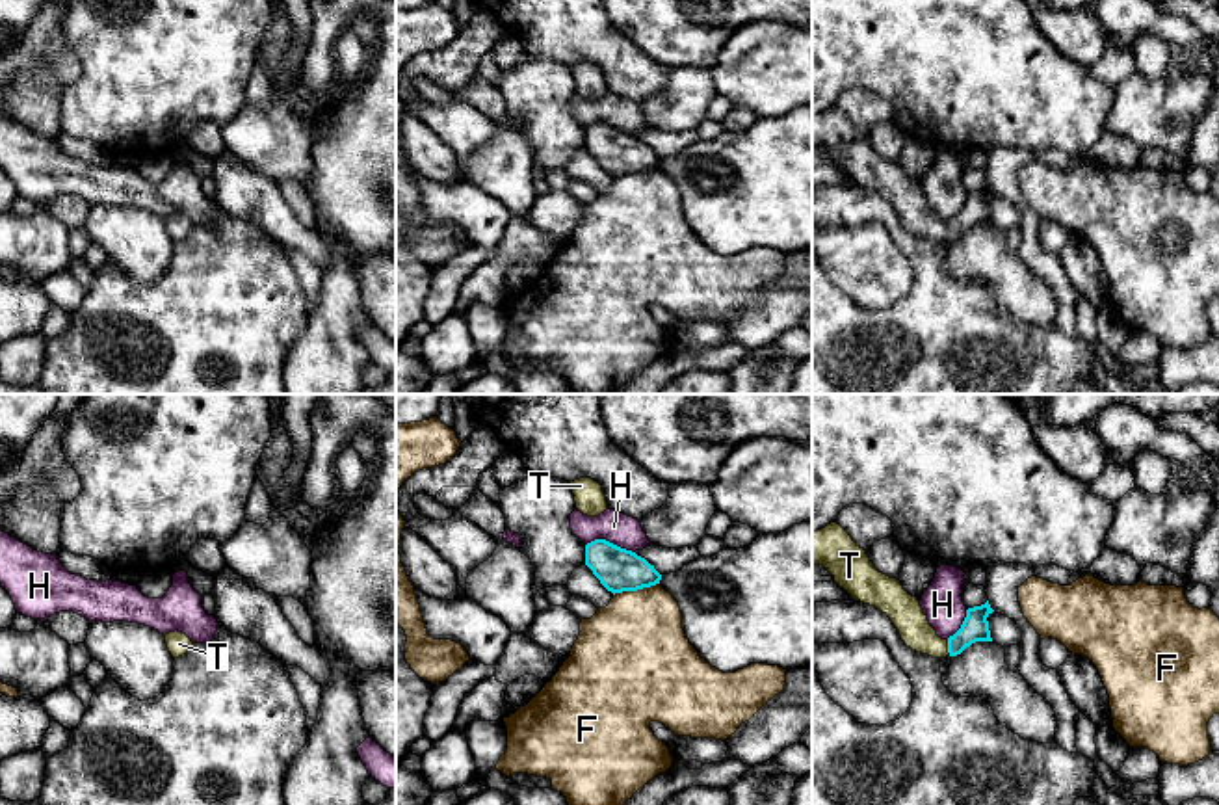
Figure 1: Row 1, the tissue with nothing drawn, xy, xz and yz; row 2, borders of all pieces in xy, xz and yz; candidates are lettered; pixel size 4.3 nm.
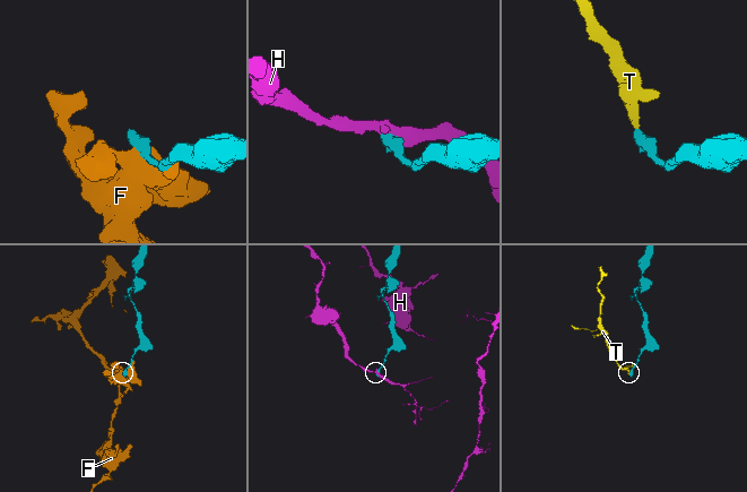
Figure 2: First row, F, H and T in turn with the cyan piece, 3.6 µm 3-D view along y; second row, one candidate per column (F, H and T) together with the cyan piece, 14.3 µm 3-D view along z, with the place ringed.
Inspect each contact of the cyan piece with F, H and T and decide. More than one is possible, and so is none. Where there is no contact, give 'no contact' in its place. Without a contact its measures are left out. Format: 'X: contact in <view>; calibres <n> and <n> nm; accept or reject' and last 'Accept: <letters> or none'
F: contact in xz; calibres 190 and 440 nm; reject
H: contact in xz; calibres 190 and 140 nm; reject
T: contact in yz; calibres 120 and 140 nm; accept
Accept: T

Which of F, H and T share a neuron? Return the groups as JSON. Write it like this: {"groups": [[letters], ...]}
{"groups": [["F"], ["H"], ["T"]]}

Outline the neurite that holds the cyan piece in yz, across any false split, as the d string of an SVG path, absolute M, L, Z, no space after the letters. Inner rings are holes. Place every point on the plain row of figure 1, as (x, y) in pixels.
M838 106L812 115L812 149L823 149L855 184L886 197L905 229L916 236L946 242L961 238L976 225L992 225L987 201L994 193L989 184L968 191L953 219L938 221L920 184L909 178L898 162L879 156L866 134Z

